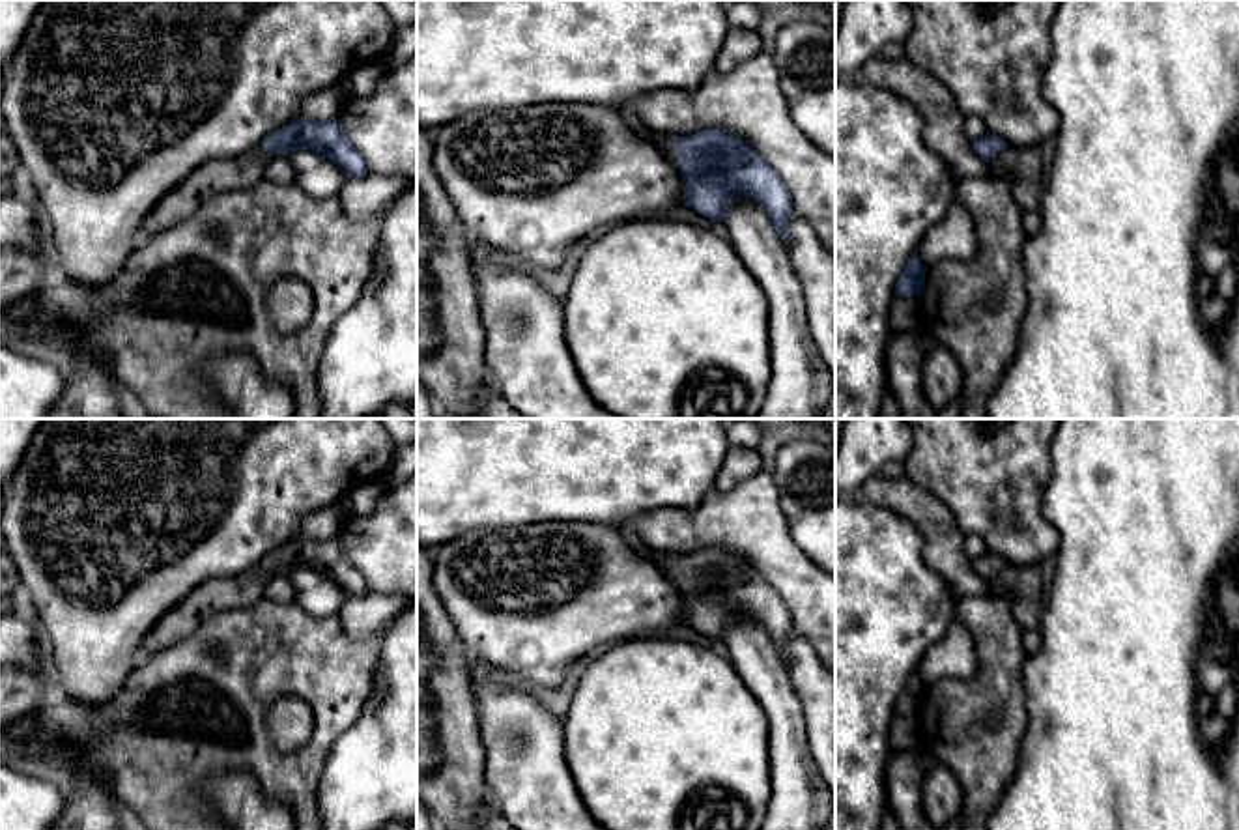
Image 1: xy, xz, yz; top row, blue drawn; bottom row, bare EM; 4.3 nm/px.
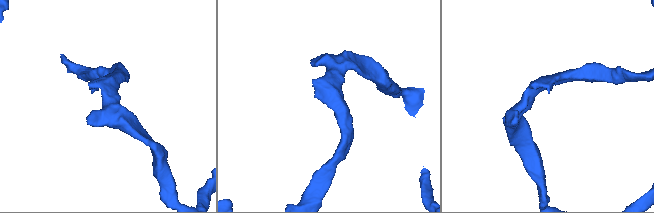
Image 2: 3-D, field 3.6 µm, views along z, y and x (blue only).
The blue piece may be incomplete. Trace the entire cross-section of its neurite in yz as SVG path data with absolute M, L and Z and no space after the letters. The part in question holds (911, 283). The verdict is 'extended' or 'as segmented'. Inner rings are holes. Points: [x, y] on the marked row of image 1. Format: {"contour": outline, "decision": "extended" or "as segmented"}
{"contour": "M918 250L910 256L903 275L895 284L895 295L912 297L923 295L927 267L921 264Z", "decision": "as segmented"}

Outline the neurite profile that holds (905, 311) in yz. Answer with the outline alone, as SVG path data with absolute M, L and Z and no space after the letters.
M893 295L893 301L891 301L891 314L893 314L891 335L897 333L899 329L916 327L918 325L916 320L921 316L923 307L925 307L923 295L912 295L912 297Z

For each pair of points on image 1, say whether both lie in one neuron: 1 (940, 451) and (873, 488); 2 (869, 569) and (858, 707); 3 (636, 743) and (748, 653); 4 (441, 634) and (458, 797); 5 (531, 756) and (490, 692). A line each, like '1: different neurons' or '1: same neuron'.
1: different neurons
2: same neuron
3: different neurons
4: same neuron
5: same neuron

